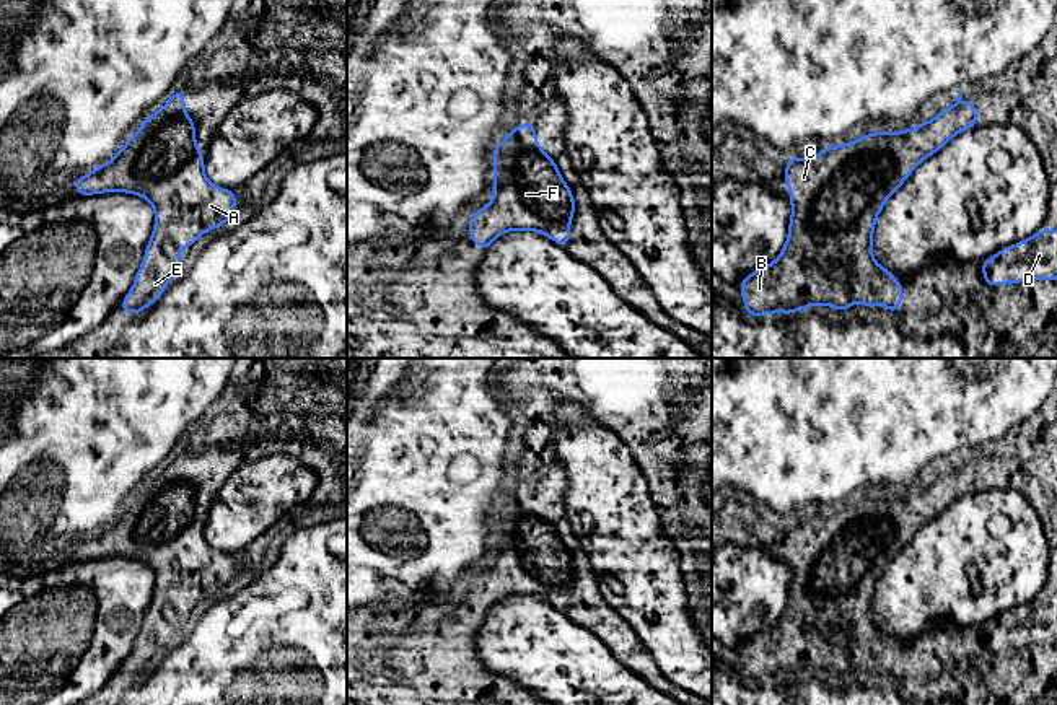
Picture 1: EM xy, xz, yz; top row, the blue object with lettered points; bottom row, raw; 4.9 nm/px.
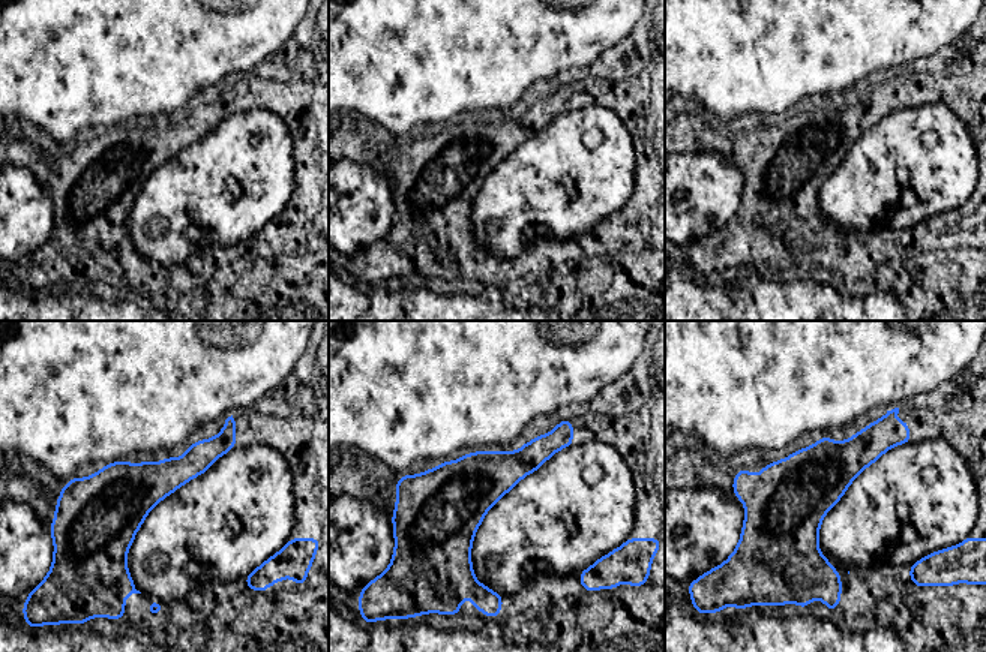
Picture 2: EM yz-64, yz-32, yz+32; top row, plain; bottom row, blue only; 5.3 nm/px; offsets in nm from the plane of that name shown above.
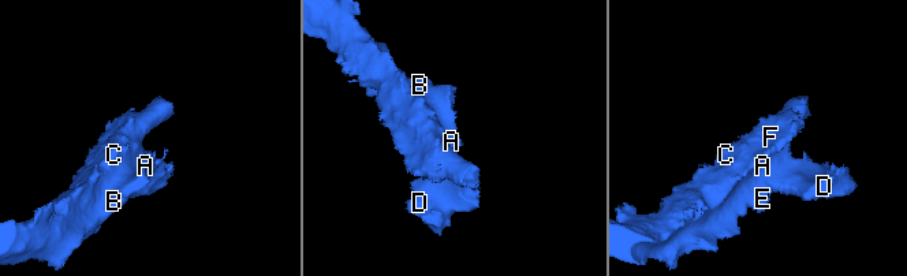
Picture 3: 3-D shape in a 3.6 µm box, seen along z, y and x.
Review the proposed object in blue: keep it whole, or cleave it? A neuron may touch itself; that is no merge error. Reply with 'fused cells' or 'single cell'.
single cell

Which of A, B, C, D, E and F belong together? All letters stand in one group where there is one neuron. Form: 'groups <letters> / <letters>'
groups A B C D E F

